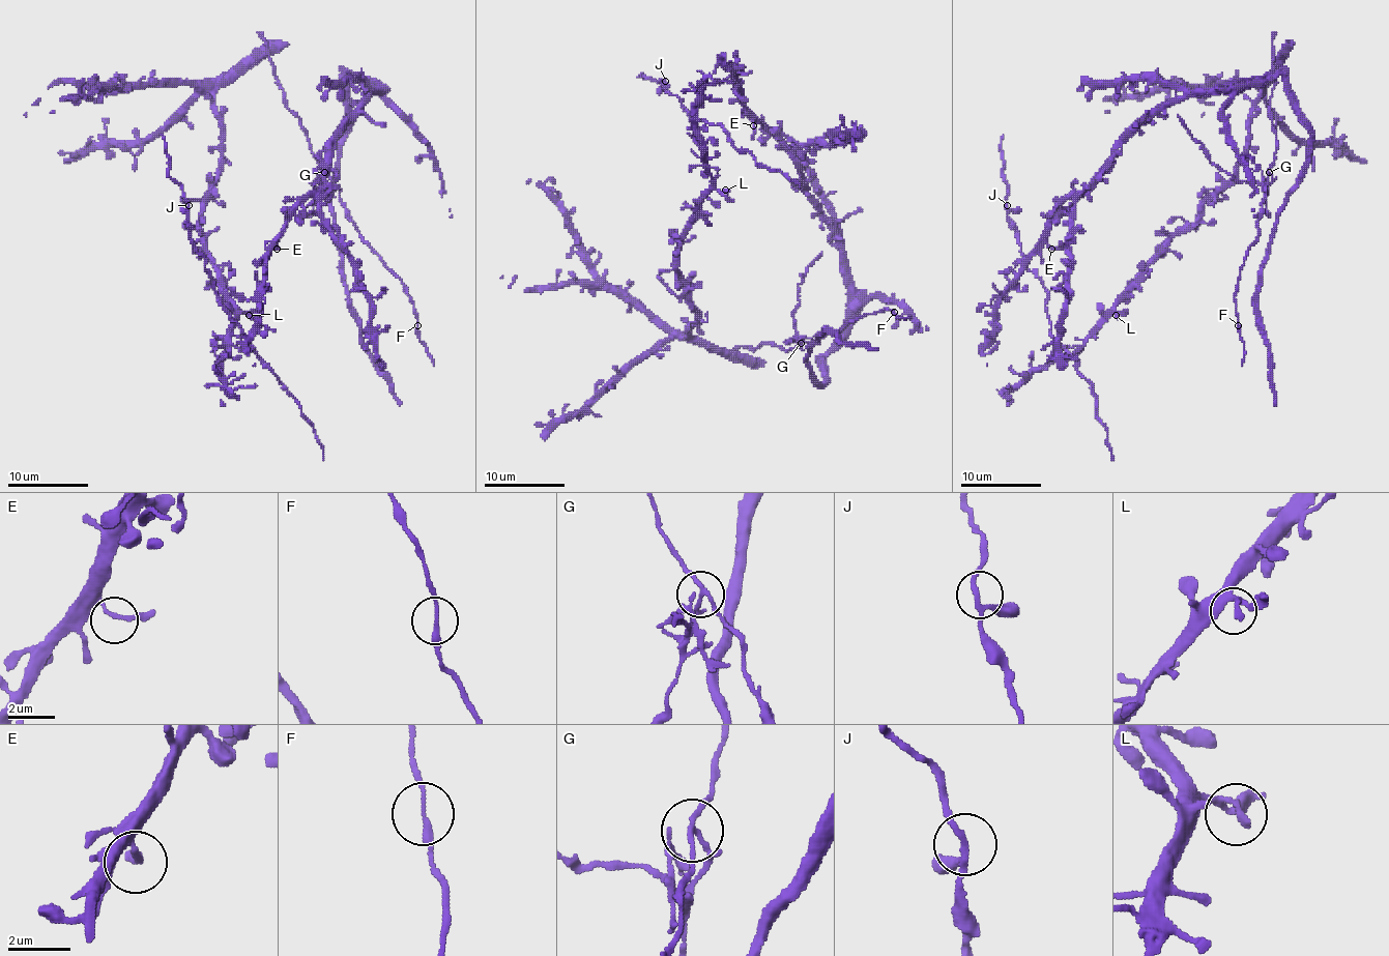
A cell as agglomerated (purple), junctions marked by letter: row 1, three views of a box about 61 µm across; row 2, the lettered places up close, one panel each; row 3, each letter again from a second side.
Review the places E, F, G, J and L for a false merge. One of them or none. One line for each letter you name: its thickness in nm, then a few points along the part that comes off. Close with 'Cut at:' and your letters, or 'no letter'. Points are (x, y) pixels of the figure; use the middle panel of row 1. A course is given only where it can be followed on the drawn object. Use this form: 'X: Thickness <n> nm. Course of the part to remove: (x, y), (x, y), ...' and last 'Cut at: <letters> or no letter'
G: Thickness 140 nm. Course of the part to remove: (802, 342), (800, 346), (793, 327), (793, 310), (800, 303), (798, 294), (802, 278), (821, 252)
Cut at: G

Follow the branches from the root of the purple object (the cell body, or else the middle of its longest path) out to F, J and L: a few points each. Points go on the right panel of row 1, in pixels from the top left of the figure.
F: (1270, 105), (1276, 152), (1268, 171), (1257, 239), (1248, 251), (1234, 297), (1238, 325)
J: (1270, 105), (1272, 52), (1280, 50), (1238, 171), (1065, 357), (1007, 205)
L: (1270, 105), (1272, 52), (1280, 50), (1278, 75), (1252, 113), (1246, 158), (1116, 315)

